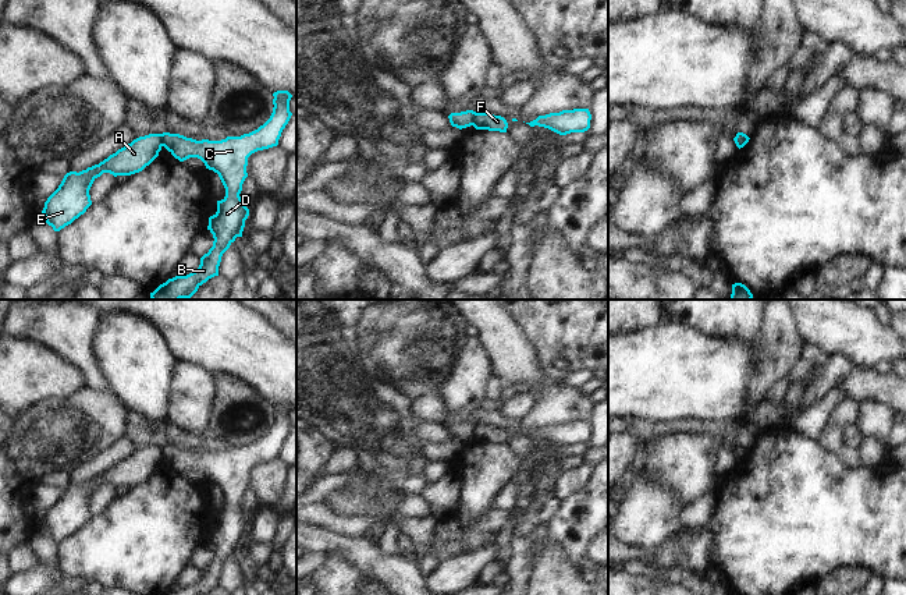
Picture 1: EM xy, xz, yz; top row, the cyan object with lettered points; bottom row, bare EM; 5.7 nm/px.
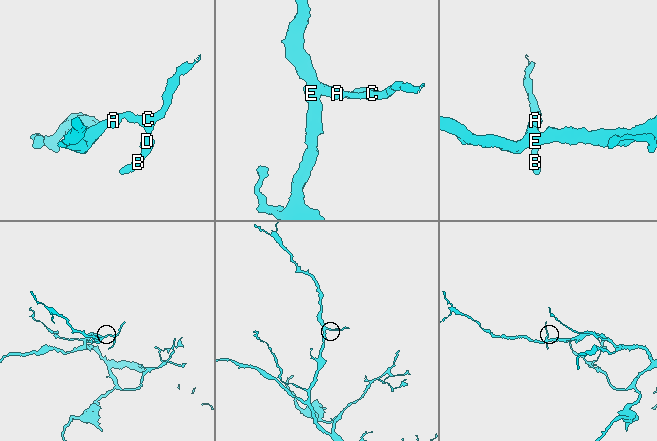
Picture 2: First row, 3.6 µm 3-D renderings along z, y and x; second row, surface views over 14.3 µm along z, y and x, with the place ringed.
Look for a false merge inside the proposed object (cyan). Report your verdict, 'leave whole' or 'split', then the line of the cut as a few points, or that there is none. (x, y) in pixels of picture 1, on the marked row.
split; cut in xy along (160, 134), (163, 145)

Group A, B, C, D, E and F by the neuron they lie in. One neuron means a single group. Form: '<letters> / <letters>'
A E / B C D F

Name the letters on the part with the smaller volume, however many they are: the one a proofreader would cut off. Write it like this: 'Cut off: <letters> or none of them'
Cut off: B, C, D, F

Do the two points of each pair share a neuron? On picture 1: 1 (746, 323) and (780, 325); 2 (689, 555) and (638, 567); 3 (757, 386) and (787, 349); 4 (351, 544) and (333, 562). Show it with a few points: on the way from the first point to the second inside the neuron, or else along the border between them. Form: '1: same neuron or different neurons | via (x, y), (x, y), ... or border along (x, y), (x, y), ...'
1: different neurons | border along (764, 314), (761, 328), (757, 332)
2: different neurons | border along (675, 566), (682, 572), (692, 572), (706, 580)
3: same neuron | via (763, 376), (777, 358)
4: different neurons | border along (326, 552), (343, 555), (366, 574)

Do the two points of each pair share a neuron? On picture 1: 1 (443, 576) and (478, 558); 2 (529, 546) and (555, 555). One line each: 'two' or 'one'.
1: one
2: two

